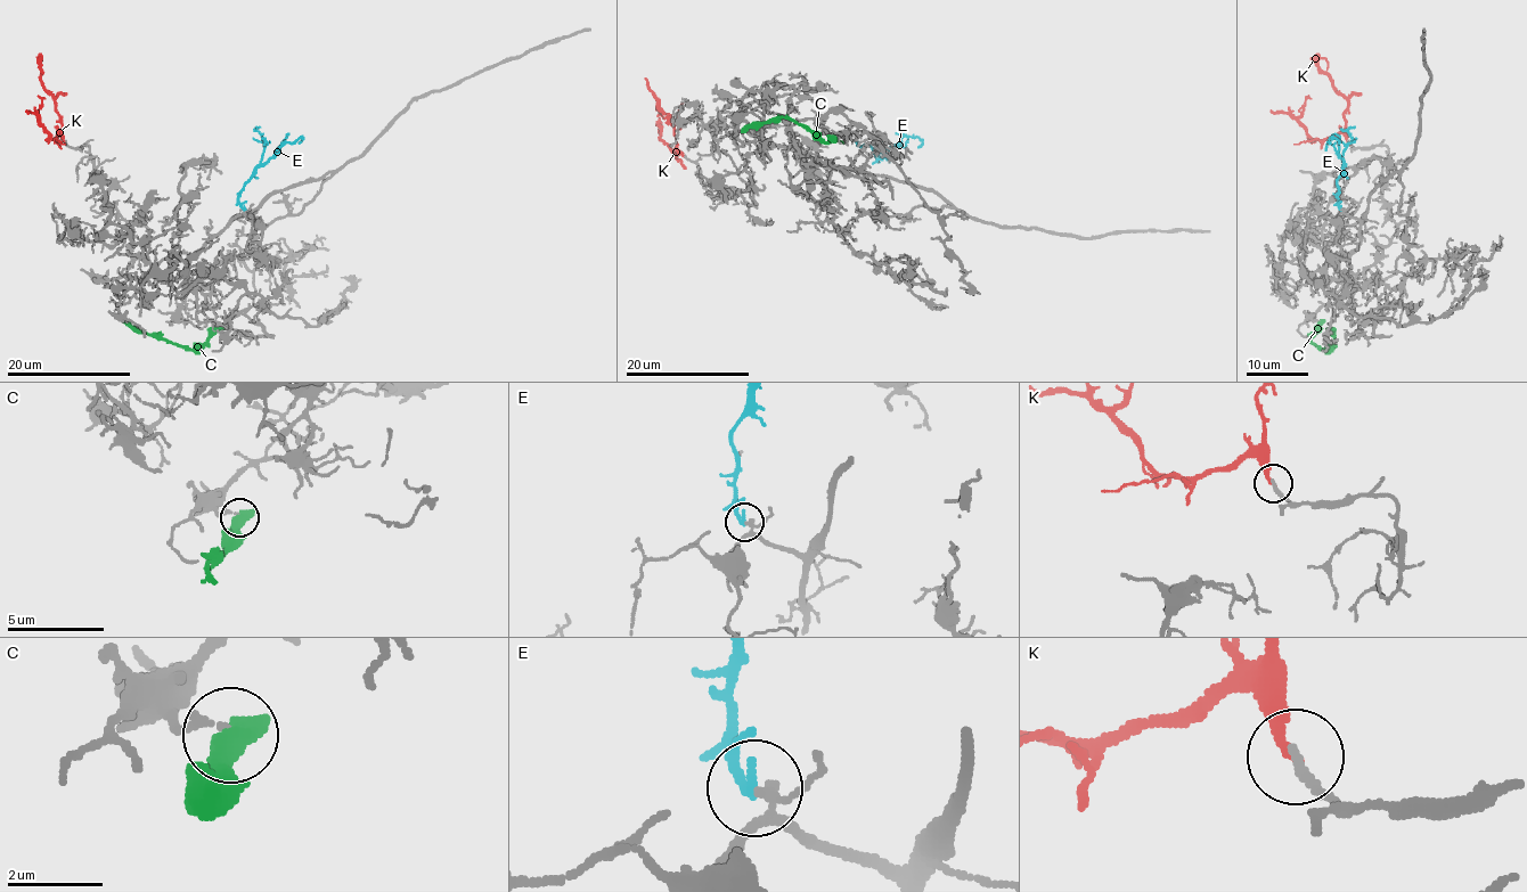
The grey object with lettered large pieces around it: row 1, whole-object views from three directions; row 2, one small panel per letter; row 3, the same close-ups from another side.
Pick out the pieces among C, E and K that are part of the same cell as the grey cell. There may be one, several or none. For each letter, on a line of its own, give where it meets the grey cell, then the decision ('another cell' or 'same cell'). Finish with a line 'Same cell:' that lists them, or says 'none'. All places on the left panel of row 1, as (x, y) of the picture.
C: meets grey at (128, 322); another cell
E: meets grey at (245, 209); another cell
K: meets grey at (64, 141); another cell
Same cell: none

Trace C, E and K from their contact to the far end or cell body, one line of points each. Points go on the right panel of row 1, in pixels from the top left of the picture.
C: (1320, 322), (1311, 340), (1321, 349), (1328, 349), (1334, 341), (1334, 328)
E: (1341, 209), (1337, 180), (1342, 161), (1329, 144), (1330, 137), (1339, 144)
K: (1349, 142), (1344, 116), (1347, 100), (1320, 68), (1315, 54)

